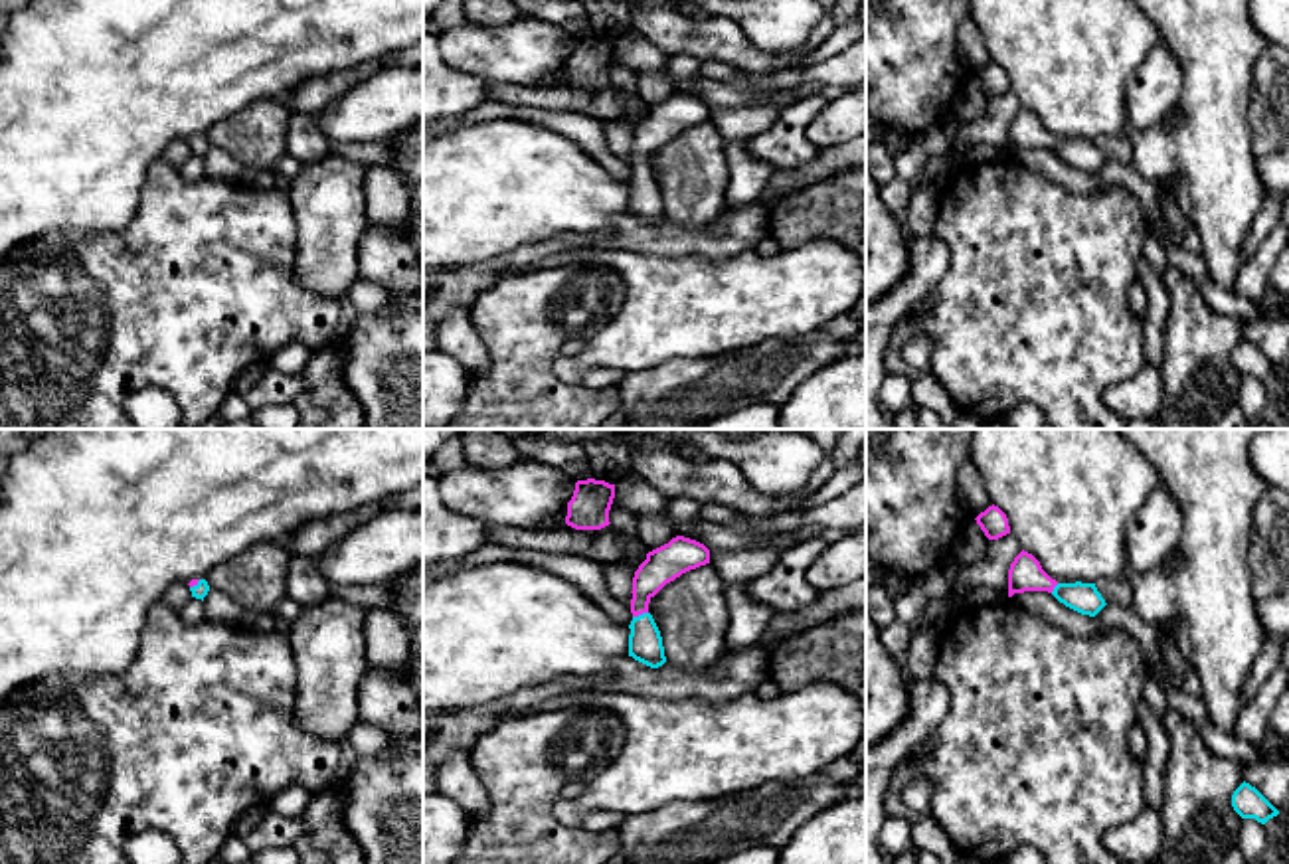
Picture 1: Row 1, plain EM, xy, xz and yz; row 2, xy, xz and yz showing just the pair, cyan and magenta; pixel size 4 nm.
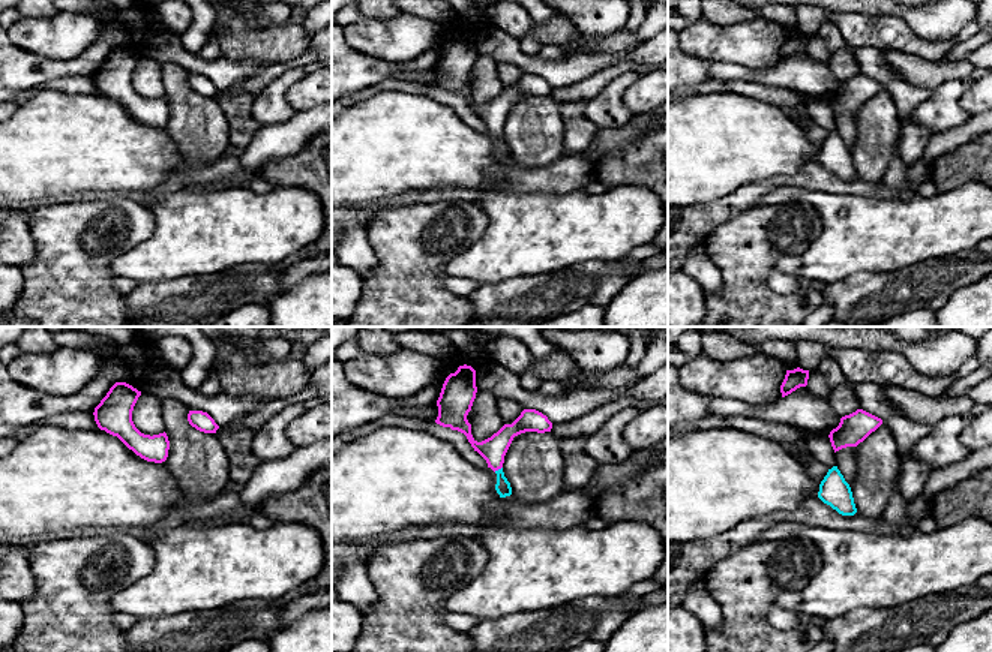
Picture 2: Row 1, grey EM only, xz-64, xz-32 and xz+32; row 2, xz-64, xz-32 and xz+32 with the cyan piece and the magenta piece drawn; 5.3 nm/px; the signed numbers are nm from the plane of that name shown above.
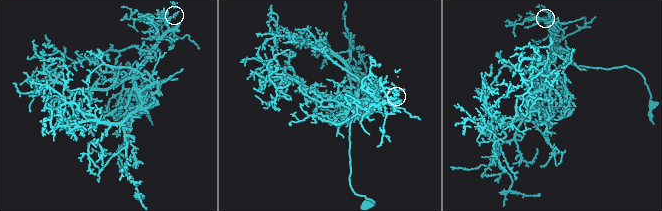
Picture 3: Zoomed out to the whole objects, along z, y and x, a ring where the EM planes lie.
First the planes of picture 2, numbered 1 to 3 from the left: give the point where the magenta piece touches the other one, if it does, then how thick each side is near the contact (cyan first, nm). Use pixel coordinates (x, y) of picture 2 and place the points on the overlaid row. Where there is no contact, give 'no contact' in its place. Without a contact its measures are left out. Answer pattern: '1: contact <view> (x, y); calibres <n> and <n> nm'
1: no contact
2: contact xz-32 (499, 469); calibres 80 and 140 nm
3: no contact

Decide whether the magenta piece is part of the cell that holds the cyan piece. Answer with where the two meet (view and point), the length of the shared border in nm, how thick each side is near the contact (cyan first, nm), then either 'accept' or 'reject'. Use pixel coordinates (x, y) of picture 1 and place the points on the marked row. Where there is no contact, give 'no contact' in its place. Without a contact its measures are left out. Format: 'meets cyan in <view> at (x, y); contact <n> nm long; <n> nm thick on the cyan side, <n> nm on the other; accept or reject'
meets cyan in xz at (639, 615); contact 70 nm long; 140 nm thick on the cyan side, 150 nm on the other; accept

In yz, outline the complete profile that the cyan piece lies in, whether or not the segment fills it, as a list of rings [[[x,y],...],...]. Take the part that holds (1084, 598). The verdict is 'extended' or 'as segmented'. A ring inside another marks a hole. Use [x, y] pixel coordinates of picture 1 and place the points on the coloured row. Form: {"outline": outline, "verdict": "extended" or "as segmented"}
{"outline": [[[1022,550],[1008,569],[1008,597],[1024,591],[1048,591],[1066,607],[1089,617],[1107,605],[1095,583],[1058,583],[1032,554]]], "verdict": "extended"}

